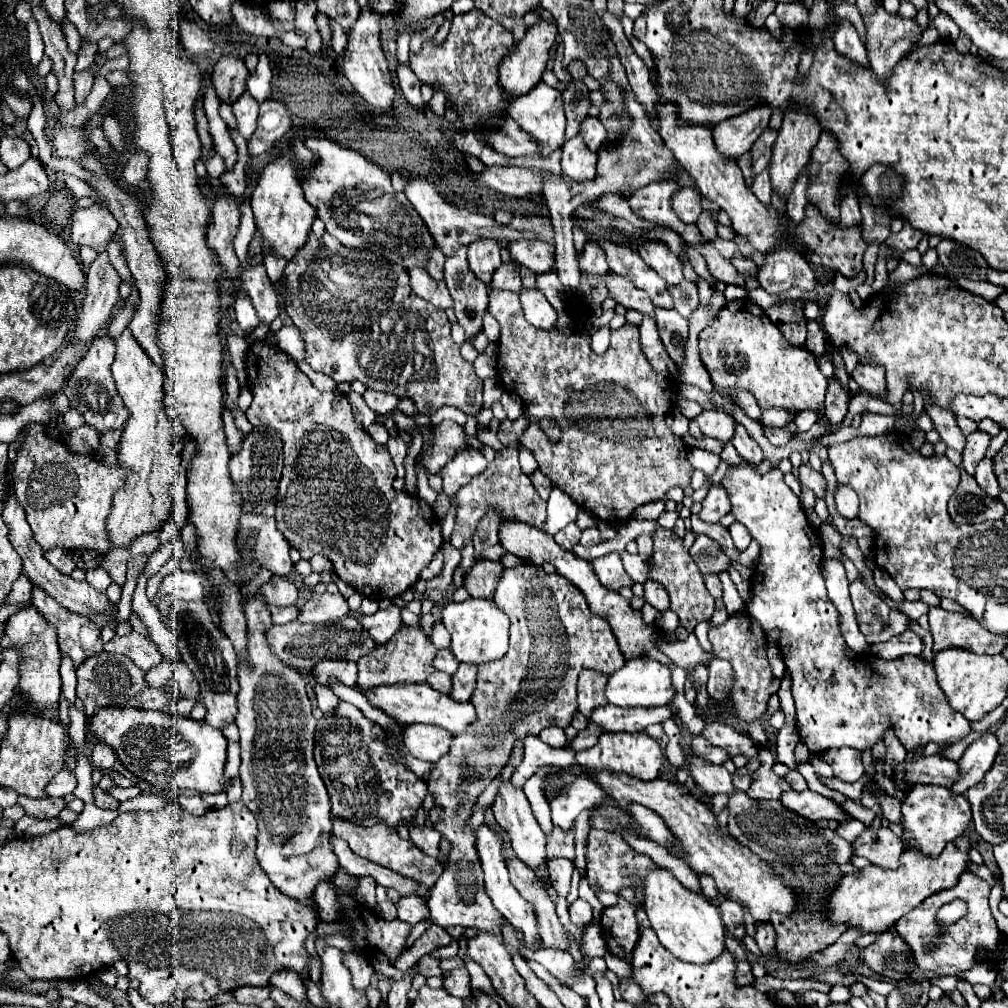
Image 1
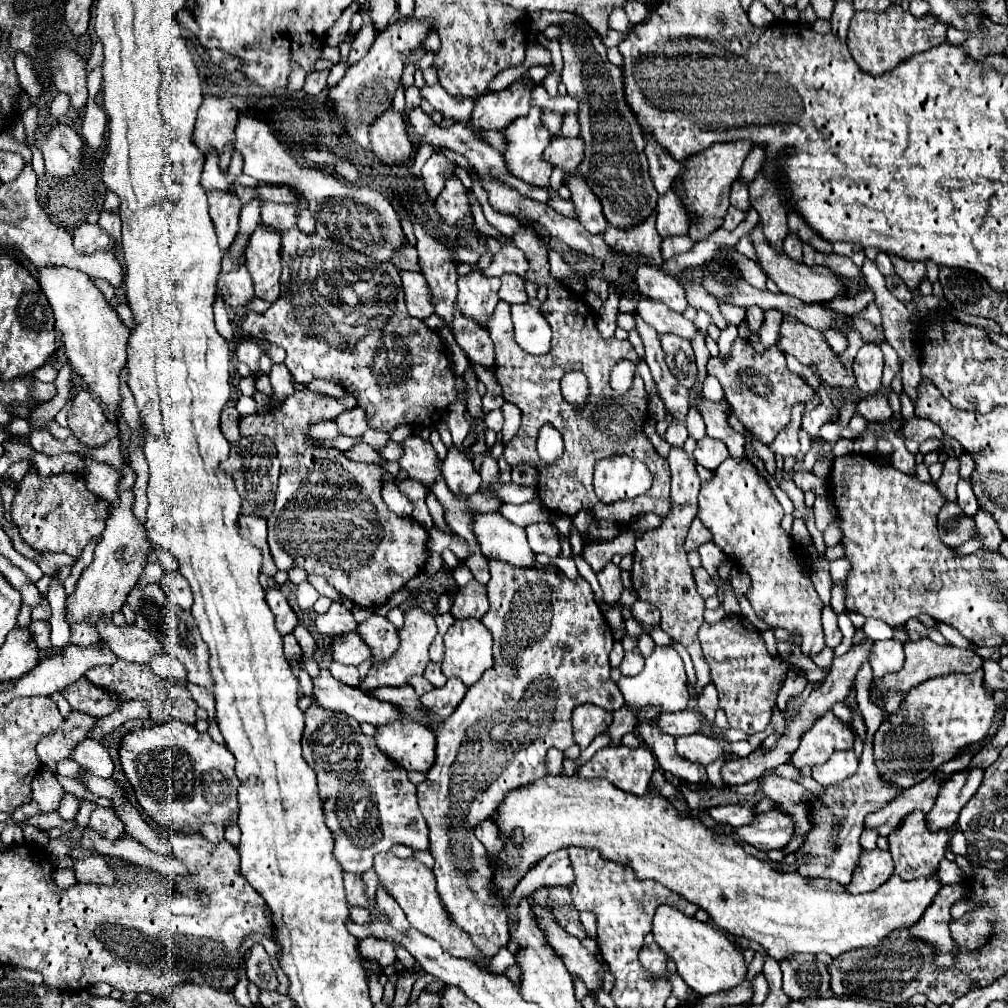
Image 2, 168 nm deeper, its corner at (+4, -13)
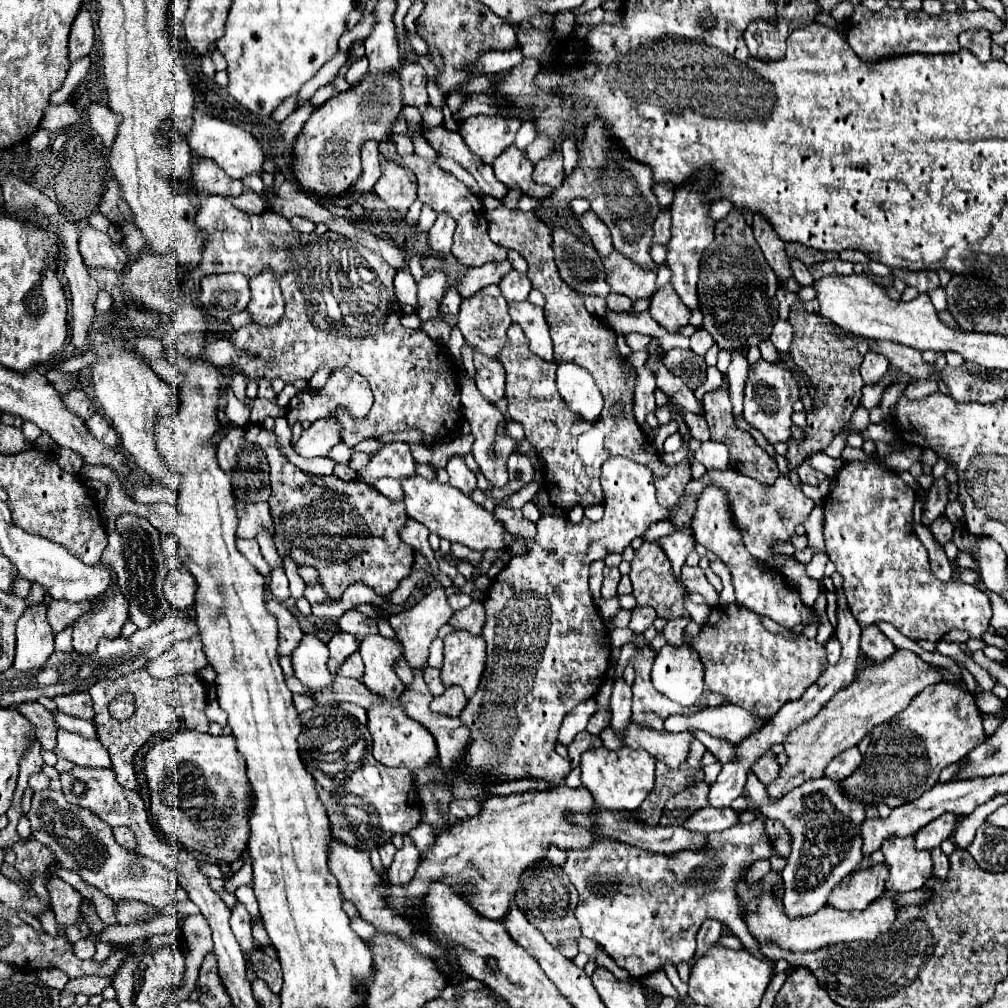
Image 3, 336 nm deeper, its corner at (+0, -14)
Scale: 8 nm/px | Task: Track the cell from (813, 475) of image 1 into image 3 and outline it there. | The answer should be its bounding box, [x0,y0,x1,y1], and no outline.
[799,463,825,487]

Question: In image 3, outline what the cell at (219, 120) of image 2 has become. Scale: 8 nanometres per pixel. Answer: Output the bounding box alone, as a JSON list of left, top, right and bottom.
[193,159,243,195]

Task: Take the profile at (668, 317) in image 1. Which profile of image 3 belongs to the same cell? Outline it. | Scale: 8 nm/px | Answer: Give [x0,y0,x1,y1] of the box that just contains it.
[663,349,707,387]

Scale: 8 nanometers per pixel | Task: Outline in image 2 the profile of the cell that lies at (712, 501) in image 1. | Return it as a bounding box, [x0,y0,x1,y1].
[683,520,711,552]

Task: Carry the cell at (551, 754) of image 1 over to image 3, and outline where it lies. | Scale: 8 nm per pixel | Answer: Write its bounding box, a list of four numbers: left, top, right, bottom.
[611,675,631,733]

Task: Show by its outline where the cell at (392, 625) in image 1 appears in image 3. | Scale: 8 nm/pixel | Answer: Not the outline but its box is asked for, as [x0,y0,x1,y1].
[329,633,359,671]

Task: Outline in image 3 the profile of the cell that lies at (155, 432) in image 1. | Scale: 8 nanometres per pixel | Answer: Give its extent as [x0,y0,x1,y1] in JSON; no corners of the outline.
[73,571,127,653]

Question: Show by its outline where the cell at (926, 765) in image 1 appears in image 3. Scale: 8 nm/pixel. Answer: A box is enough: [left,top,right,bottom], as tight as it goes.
[745,771,865,917]

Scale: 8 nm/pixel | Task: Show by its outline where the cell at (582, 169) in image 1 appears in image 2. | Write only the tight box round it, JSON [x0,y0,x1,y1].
[567,174,607,234]

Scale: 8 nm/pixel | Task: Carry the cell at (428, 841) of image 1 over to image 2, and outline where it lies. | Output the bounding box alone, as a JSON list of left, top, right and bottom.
[303,714,429,874]

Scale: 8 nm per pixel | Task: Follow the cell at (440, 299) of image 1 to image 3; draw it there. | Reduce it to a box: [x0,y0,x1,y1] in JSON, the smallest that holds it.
[395,271,417,315]

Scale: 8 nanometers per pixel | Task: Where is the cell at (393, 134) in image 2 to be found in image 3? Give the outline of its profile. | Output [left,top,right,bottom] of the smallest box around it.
[375,159,417,215]

